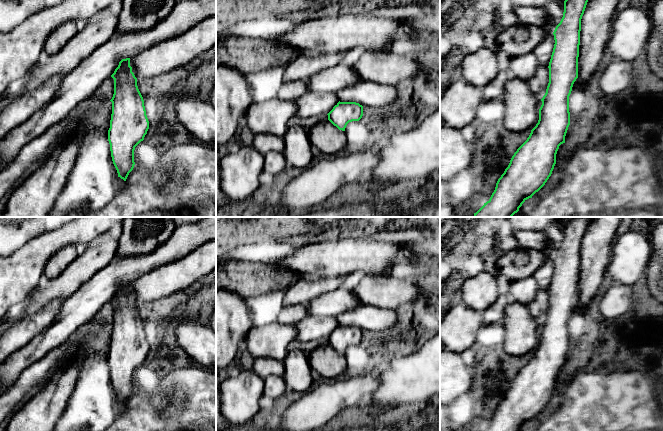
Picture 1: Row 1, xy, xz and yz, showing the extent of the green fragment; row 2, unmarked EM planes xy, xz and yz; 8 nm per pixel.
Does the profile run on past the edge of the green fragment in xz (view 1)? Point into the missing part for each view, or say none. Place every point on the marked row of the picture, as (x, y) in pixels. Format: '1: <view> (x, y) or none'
1: none

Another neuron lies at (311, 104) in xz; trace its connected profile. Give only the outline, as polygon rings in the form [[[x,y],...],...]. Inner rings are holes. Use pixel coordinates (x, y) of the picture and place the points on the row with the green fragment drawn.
[[[307,92],[294,100],[297,106],[296,116],[300,118],[311,118],[313,116],[327,115],[339,102],[335,92]]]

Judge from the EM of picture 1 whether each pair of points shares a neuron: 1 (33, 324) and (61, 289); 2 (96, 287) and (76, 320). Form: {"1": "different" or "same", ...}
{"1": "same", "2": "same"}

